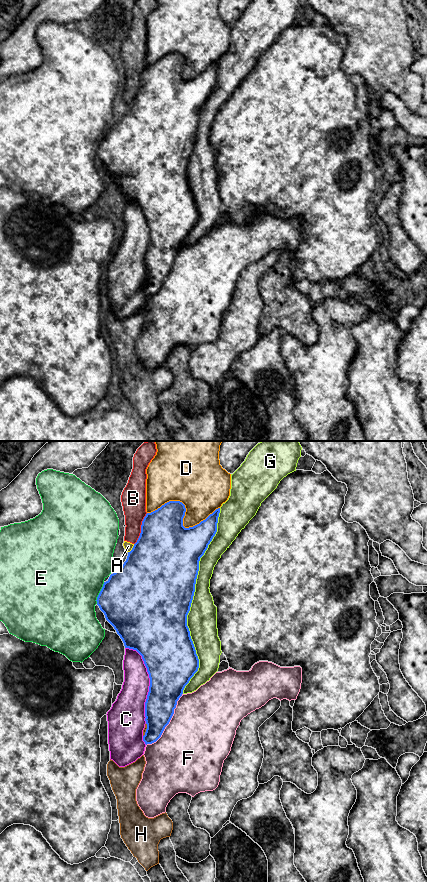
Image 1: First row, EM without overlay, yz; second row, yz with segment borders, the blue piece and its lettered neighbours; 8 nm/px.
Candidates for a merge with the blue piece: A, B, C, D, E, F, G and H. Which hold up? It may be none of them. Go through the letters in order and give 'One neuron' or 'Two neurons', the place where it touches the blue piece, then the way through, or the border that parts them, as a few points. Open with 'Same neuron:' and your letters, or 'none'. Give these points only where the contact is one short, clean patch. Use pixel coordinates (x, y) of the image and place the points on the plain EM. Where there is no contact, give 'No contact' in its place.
Same neuron: G
A: Two neurons. Touches blue at yz (132, 100)
B: Two neurons. Touches blue at yz (141, 81)
C: Two neurons. Touches blue at yz (150, 234)
D: Two neurons. Touches blue at yz (184, 66)
E: Two neurons. Touches blue at yz (99, 145). Boundary: yz (104, 134), (96, 155)
F: Two neurons. Touches blue at yz (169, 273)
G: One neuron. Touches blue at yz (191, 153)
H: Two neurons. Touches blue at yz (146, 282)

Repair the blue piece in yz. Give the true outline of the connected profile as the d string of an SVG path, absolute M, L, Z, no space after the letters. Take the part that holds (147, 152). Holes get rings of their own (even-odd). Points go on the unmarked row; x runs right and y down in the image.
M253 0L241 18L231 26L228 52L199 76L185 80L185 57L169 53L147 65L141 85L122 119L104 134L97 157L114 179L125 200L136 202L144 213L150 230L145 254L147 281L145 296L156 294L169 276L177 253L183 246L196 243L218 223L221 193L217 181L217 159L210 145L210 131L221 107L229 100L242 81L256 67L261 55L277 40L280 33L296 23L302 0Z

